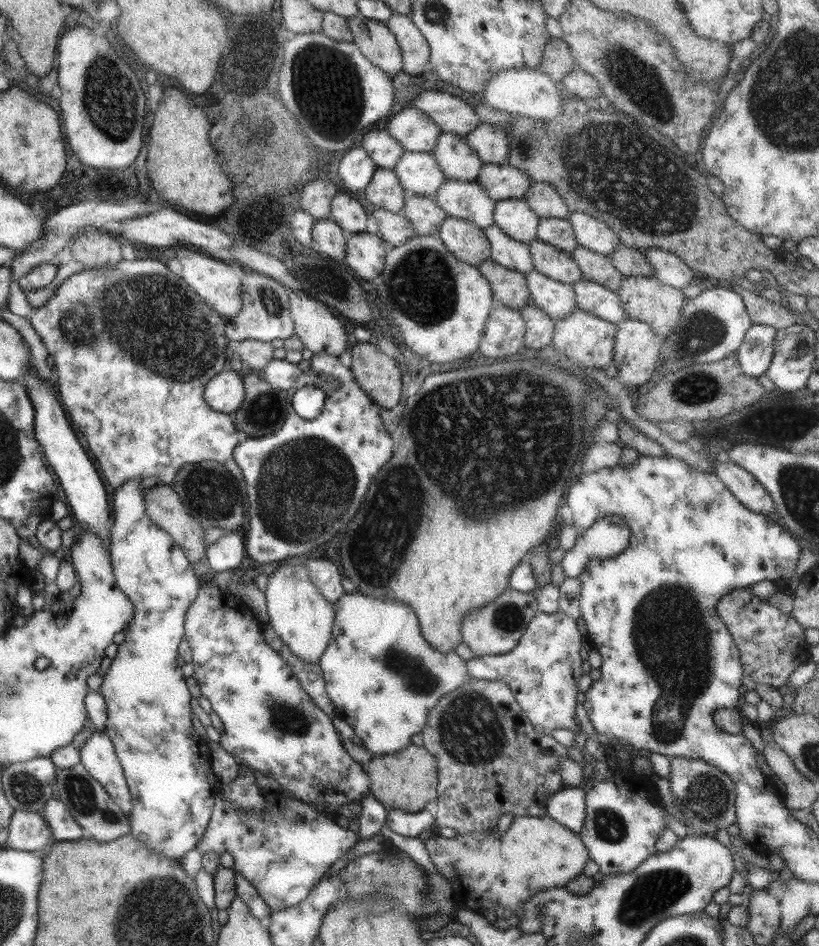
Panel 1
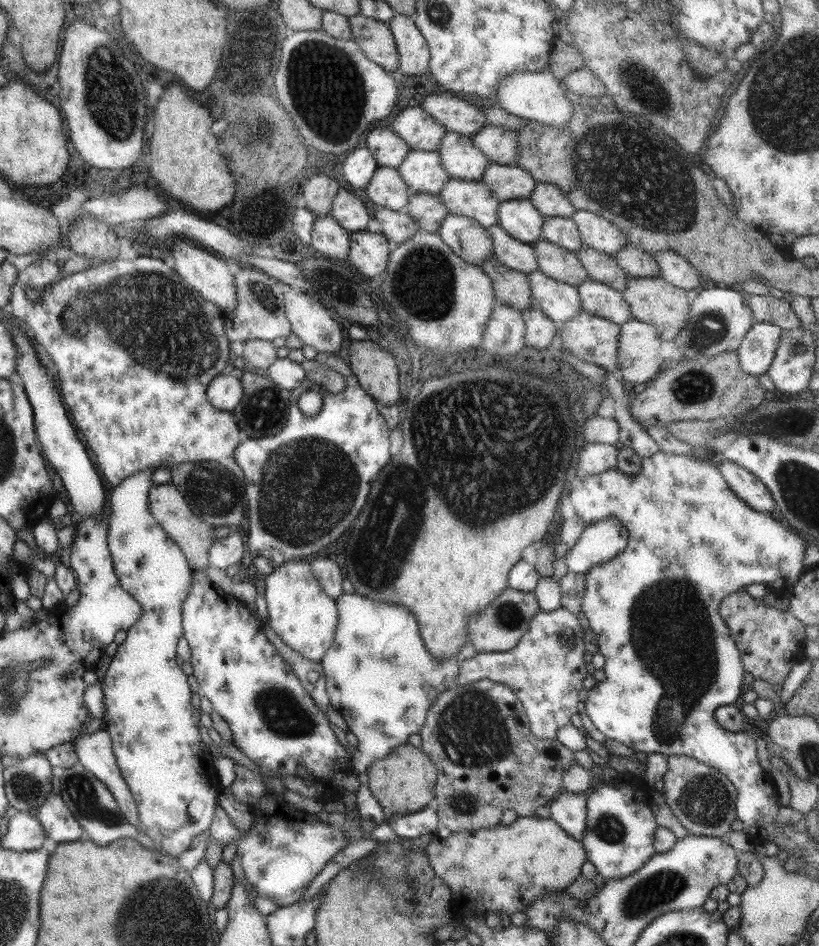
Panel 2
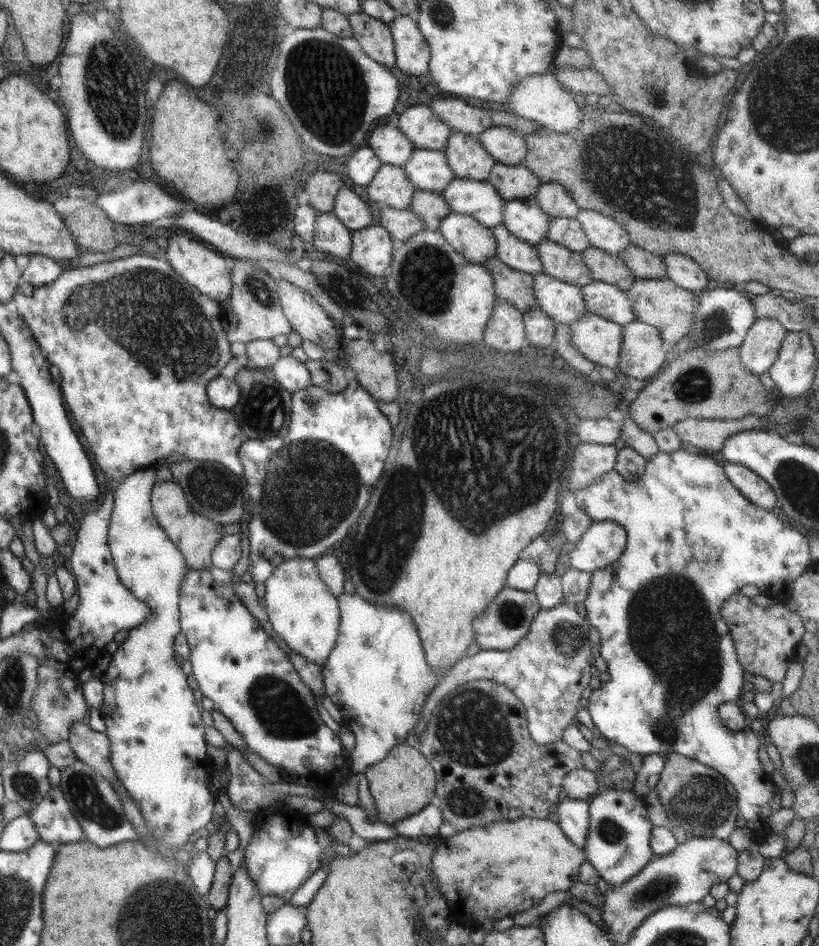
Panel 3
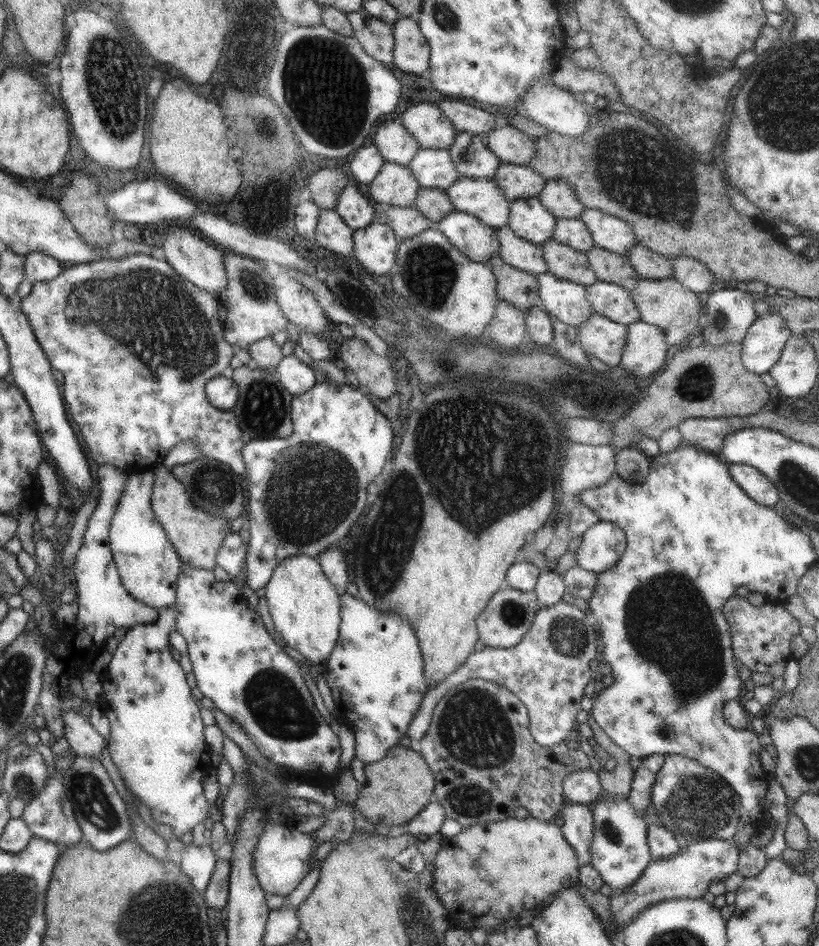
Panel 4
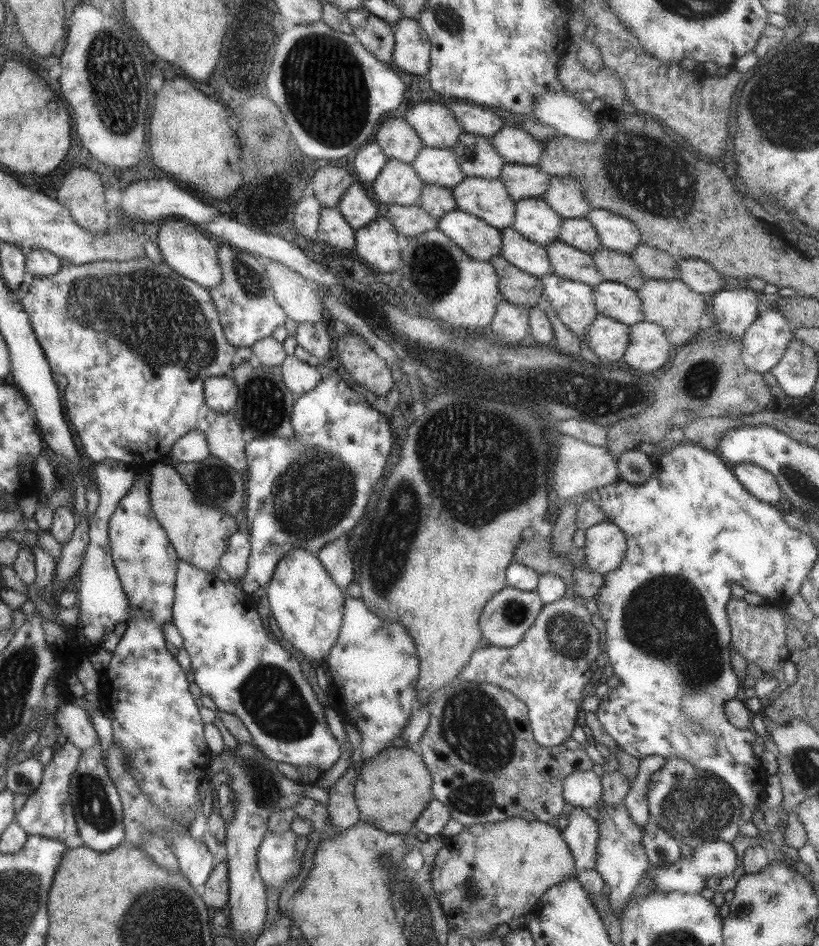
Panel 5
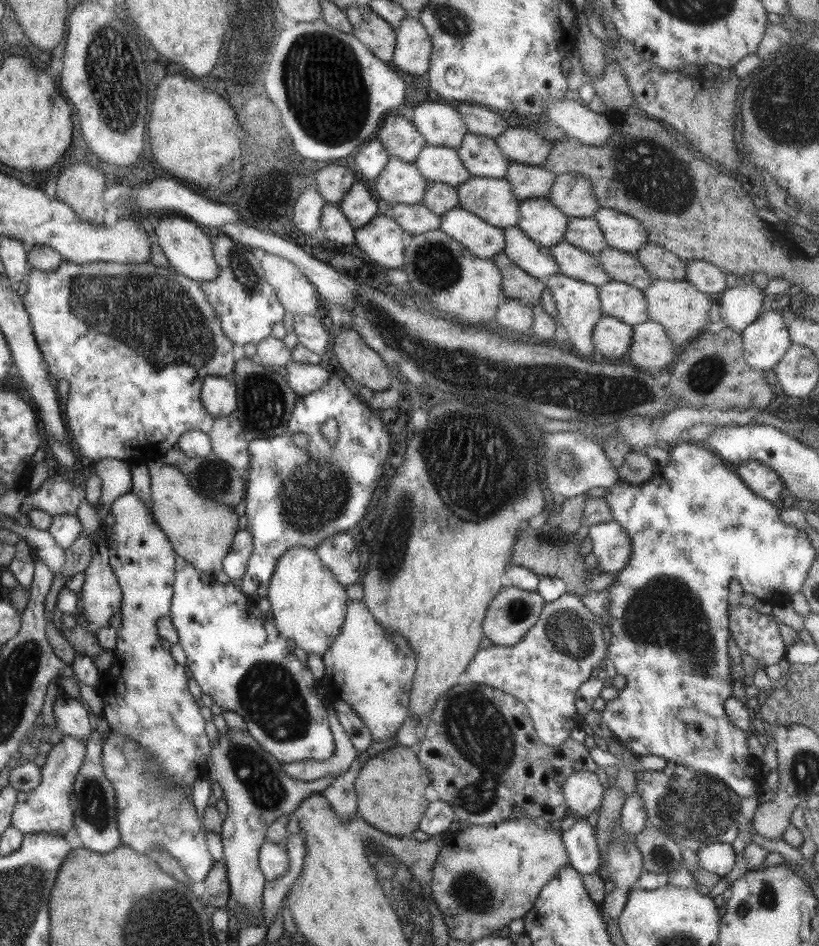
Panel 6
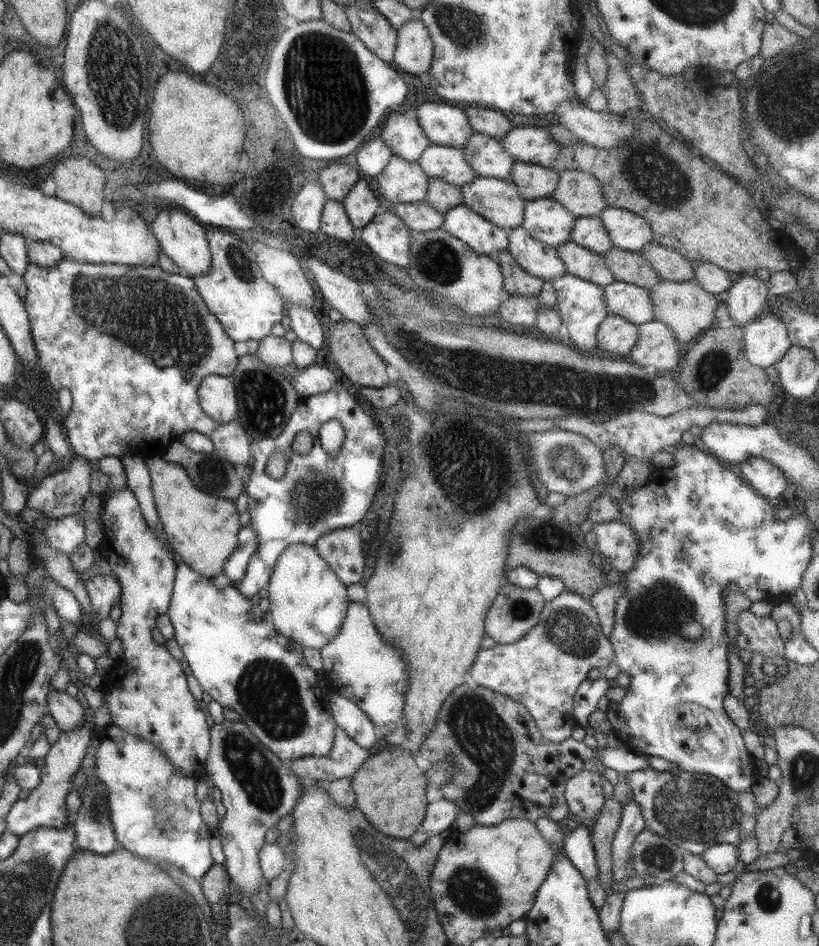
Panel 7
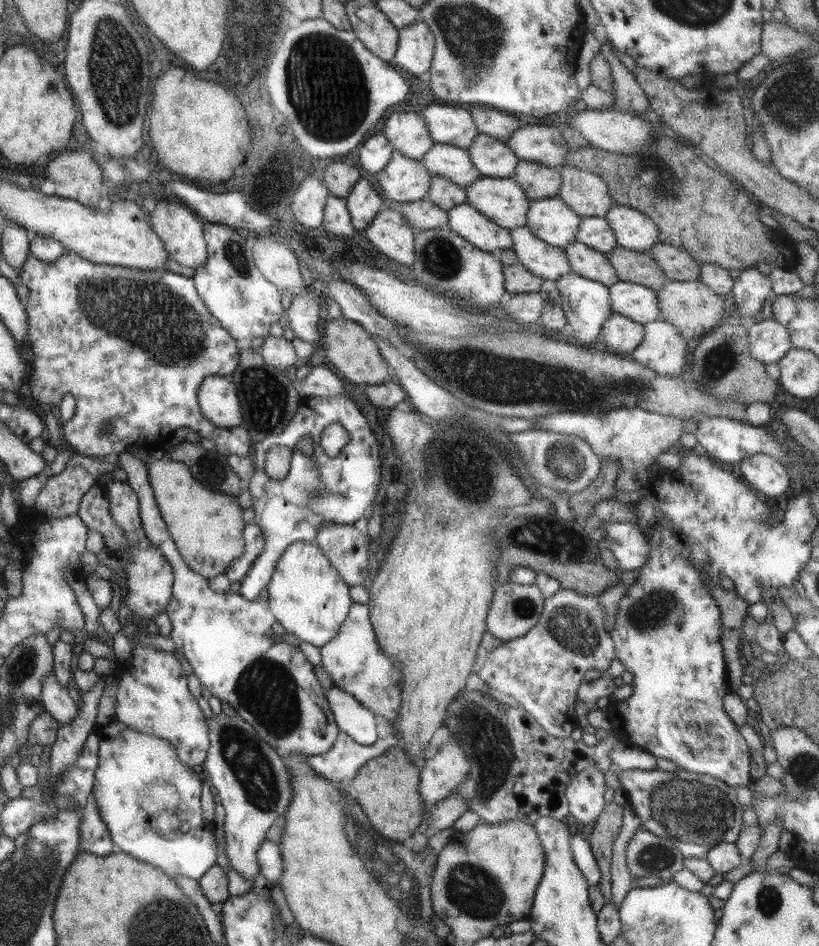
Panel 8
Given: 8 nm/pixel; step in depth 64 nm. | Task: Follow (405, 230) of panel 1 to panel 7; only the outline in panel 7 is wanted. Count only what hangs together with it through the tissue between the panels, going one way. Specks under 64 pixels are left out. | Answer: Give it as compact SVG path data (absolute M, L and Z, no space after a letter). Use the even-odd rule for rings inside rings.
M424 200L417 203L395 203L393 212L410 232L442 229L444 214L430 208Z

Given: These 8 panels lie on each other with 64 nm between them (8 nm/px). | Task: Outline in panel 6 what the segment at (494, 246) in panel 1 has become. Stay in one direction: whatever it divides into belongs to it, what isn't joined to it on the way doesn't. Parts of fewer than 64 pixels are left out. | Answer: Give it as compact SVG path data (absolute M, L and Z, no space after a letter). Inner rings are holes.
M516 227L503 228L504 256L523 272L533 278L543 280L549 275L559 274L559 268L550 256L549 248L541 247L529 240Z

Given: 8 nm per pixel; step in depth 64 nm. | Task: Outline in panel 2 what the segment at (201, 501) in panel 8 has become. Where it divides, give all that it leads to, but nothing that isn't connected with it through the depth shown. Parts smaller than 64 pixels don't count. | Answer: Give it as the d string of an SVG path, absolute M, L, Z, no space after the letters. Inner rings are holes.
M169 482L157 485L153 484L149 489L148 504L151 516L167 533L167 536L180 548L191 570L205 568L209 564L209 547L216 540L214 537L214 527L201 522L197 516L193 516L191 510L187 508L187 504L185 504L179 490Z

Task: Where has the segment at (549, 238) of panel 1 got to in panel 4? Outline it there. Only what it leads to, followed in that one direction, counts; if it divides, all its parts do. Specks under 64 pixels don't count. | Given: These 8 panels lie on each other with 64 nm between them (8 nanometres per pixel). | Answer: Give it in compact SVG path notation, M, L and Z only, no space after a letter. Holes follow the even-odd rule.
M557 219L551 240L581 253L587 253L594 248L591 234L578 219Z

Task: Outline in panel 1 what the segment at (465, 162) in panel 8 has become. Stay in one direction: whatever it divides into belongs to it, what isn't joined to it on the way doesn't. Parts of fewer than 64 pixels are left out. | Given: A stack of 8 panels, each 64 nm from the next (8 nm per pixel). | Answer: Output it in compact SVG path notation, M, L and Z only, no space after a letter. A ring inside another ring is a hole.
M403 151L392 172L406 195L419 197L434 196L446 180L430 152Z

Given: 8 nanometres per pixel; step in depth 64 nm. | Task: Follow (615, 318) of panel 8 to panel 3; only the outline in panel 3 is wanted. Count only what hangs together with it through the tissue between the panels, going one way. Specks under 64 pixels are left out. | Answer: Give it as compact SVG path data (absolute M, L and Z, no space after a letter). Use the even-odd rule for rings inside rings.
M585 312L576 322L568 325L570 329L571 346L579 350L589 362L616 370L619 362L619 351L622 343L622 328L613 322L604 320L601 316Z

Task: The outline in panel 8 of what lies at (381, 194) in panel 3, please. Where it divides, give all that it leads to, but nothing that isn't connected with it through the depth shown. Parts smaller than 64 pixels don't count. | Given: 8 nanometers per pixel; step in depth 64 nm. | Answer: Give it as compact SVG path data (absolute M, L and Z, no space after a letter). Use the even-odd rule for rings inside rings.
M395 149L392 150L385 168L376 177L381 192L387 199L398 203L424 199L431 178L421 161L405 158Z

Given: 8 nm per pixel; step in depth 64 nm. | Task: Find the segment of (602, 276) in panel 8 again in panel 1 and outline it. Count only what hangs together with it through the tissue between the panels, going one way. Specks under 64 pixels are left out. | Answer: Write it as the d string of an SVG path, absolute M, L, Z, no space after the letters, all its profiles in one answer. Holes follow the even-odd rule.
M536 238L530 240L526 246L530 253L533 270L540 272L543 276L568 285L583 280L581 270L570 258L569 253L552 248Z

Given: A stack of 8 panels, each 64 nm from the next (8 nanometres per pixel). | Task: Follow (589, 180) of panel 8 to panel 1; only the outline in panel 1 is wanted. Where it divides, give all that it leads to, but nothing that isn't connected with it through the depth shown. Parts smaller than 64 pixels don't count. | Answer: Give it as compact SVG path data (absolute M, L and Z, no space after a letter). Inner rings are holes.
M532 183L521 200L538 218L566 220L570 216L563 200L546 183Z

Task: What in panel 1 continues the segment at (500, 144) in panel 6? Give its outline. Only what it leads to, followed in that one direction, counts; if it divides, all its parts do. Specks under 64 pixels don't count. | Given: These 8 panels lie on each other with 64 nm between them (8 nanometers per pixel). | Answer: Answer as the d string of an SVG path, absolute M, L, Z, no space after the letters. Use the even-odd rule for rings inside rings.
M479 123L475 129L463 136L465 144L478 156L483 163L506 164L509 155L507 132L491 123Z

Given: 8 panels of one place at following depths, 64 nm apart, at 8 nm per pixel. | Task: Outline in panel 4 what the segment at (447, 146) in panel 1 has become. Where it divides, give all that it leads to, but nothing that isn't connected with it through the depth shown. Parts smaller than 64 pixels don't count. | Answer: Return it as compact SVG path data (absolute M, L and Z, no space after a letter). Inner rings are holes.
M457 132L448 148L449 158L455 164L459 177L491 180L500 160L485 146L484 137L471 133Z

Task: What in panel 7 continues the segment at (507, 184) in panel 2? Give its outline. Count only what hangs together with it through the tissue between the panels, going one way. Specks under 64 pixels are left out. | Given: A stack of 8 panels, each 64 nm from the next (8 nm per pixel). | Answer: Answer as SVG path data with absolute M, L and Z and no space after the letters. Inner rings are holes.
M515 161L508 180L517 188L523 201L551 198L558 182L558 172Z

